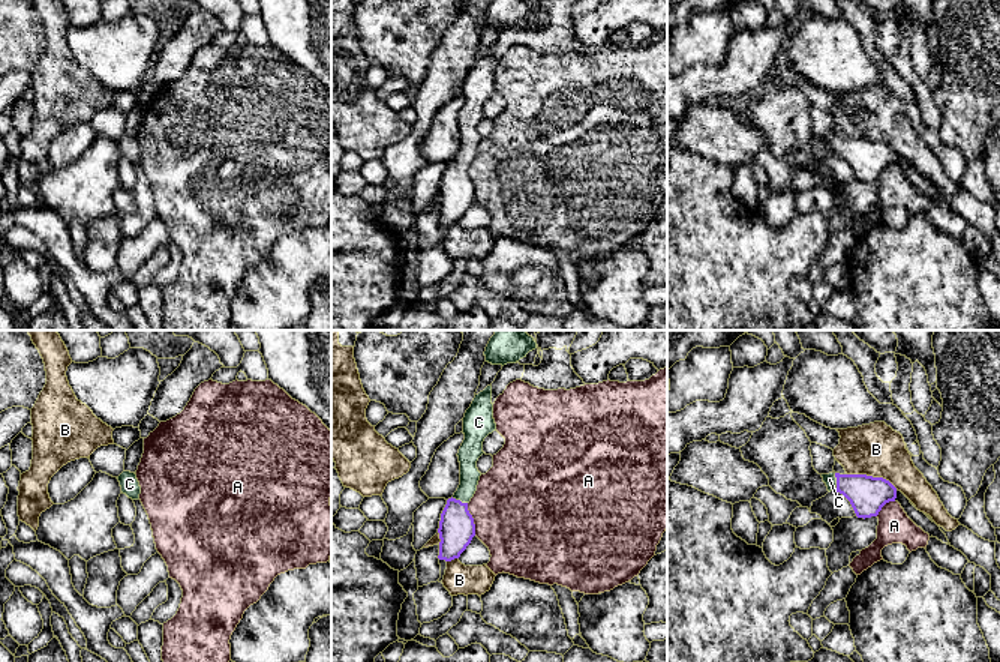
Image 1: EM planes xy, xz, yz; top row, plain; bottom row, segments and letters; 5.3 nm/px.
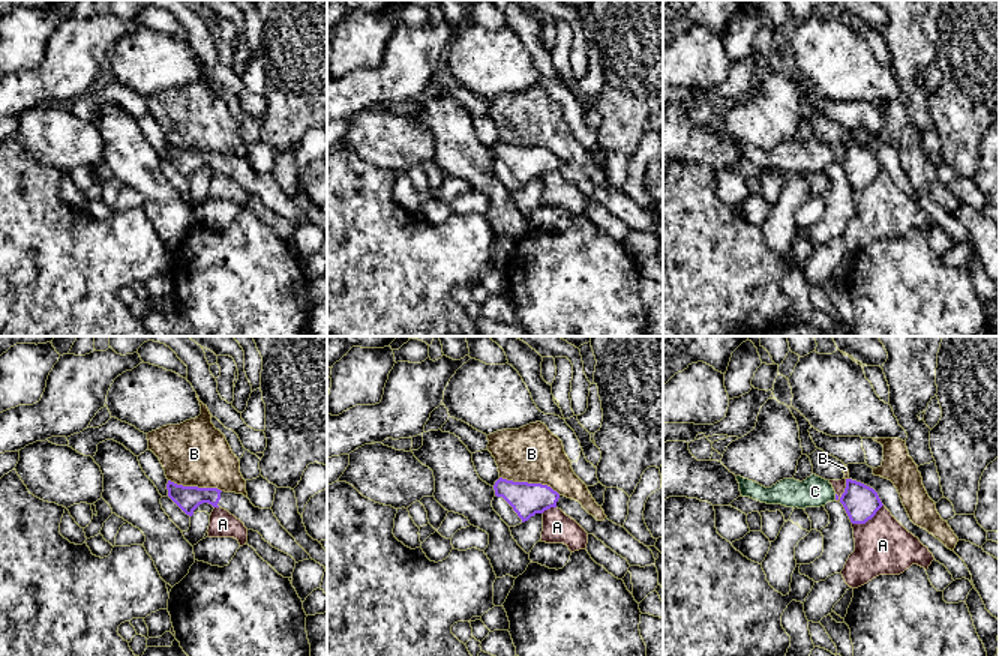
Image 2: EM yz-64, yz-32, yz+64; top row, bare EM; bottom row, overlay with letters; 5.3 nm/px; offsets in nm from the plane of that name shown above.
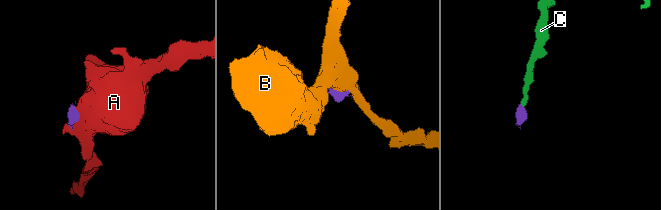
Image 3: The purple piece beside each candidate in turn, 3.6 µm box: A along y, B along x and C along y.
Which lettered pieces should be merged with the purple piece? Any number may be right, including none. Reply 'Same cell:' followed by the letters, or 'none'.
Same cell: C

